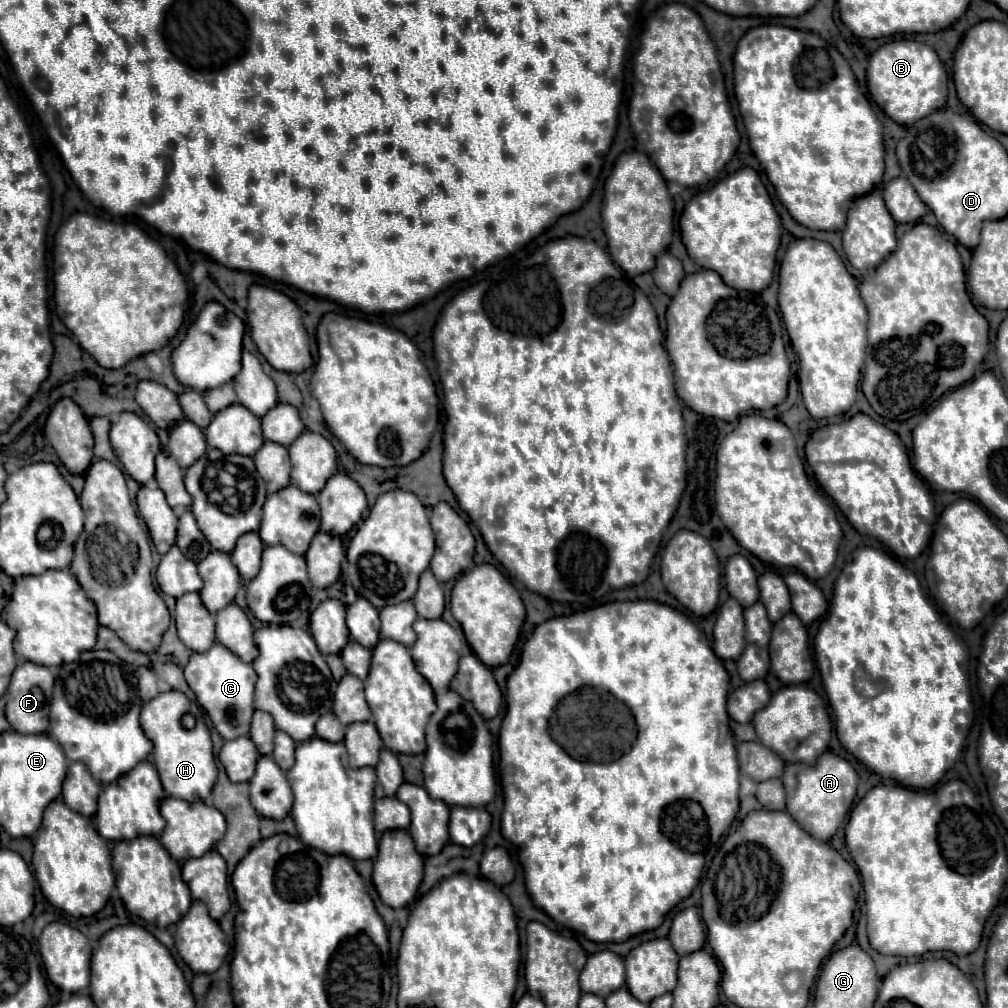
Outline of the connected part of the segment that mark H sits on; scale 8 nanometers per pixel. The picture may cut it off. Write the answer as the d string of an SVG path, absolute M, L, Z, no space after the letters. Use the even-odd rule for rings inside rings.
M169 690L143 704L141 728L145 730L147 738L153 742L153 764L159 772L167 796L181 798L185 802L205 800L211 794L213 784L217 780L217 766L215 766L213 744L209 738L209 730L205 726L203 710L199 710L199 706L195 706L179 690ZM187 714L195 718L193 728L187 728L183 724L183 718Z

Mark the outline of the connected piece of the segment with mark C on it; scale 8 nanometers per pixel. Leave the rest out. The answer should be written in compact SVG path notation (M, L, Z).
M213 644L205 654L193 654L185 666L185 680L195 692L197 702L211 718L215 730L225 740L233 740L249 734L251 716L253 716L253 694L257 674L251 664L241 662L231 650L225 650L221 644Z

